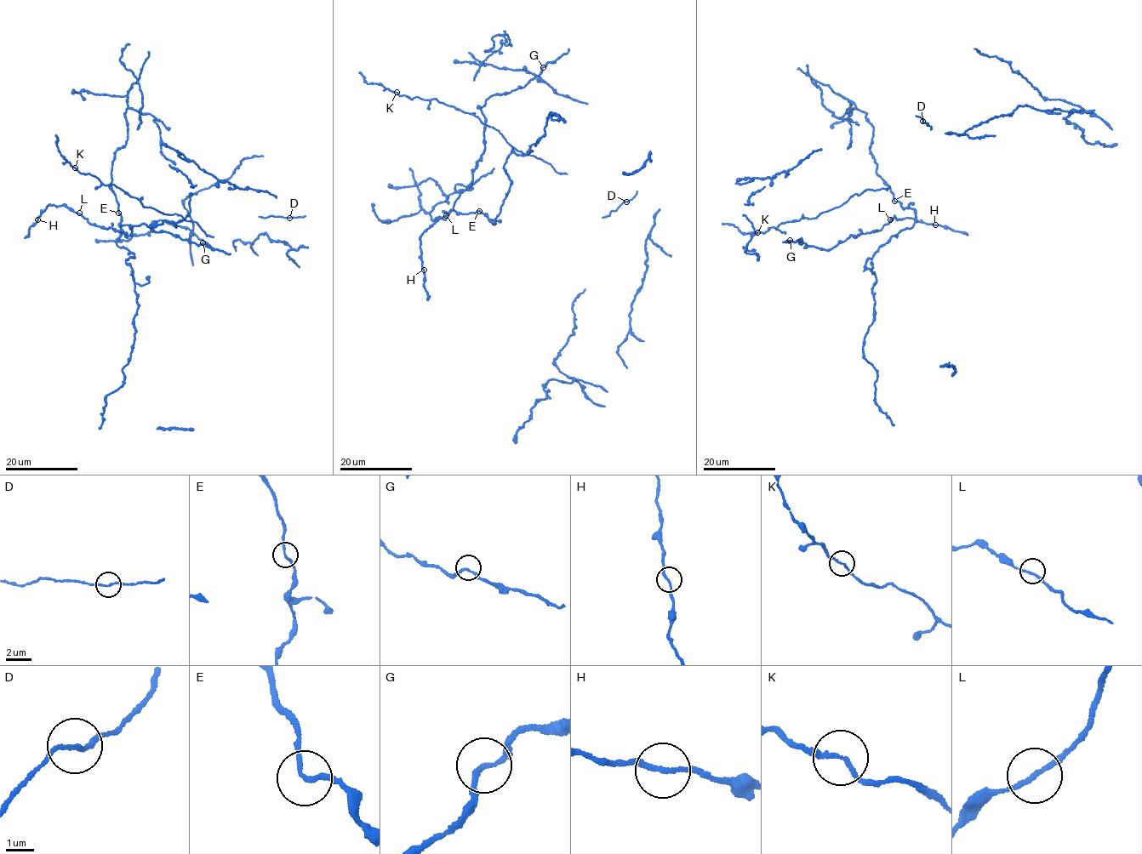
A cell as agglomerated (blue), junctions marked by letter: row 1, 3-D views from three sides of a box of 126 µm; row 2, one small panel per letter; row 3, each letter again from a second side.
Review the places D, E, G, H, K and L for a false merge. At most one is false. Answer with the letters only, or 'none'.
none

